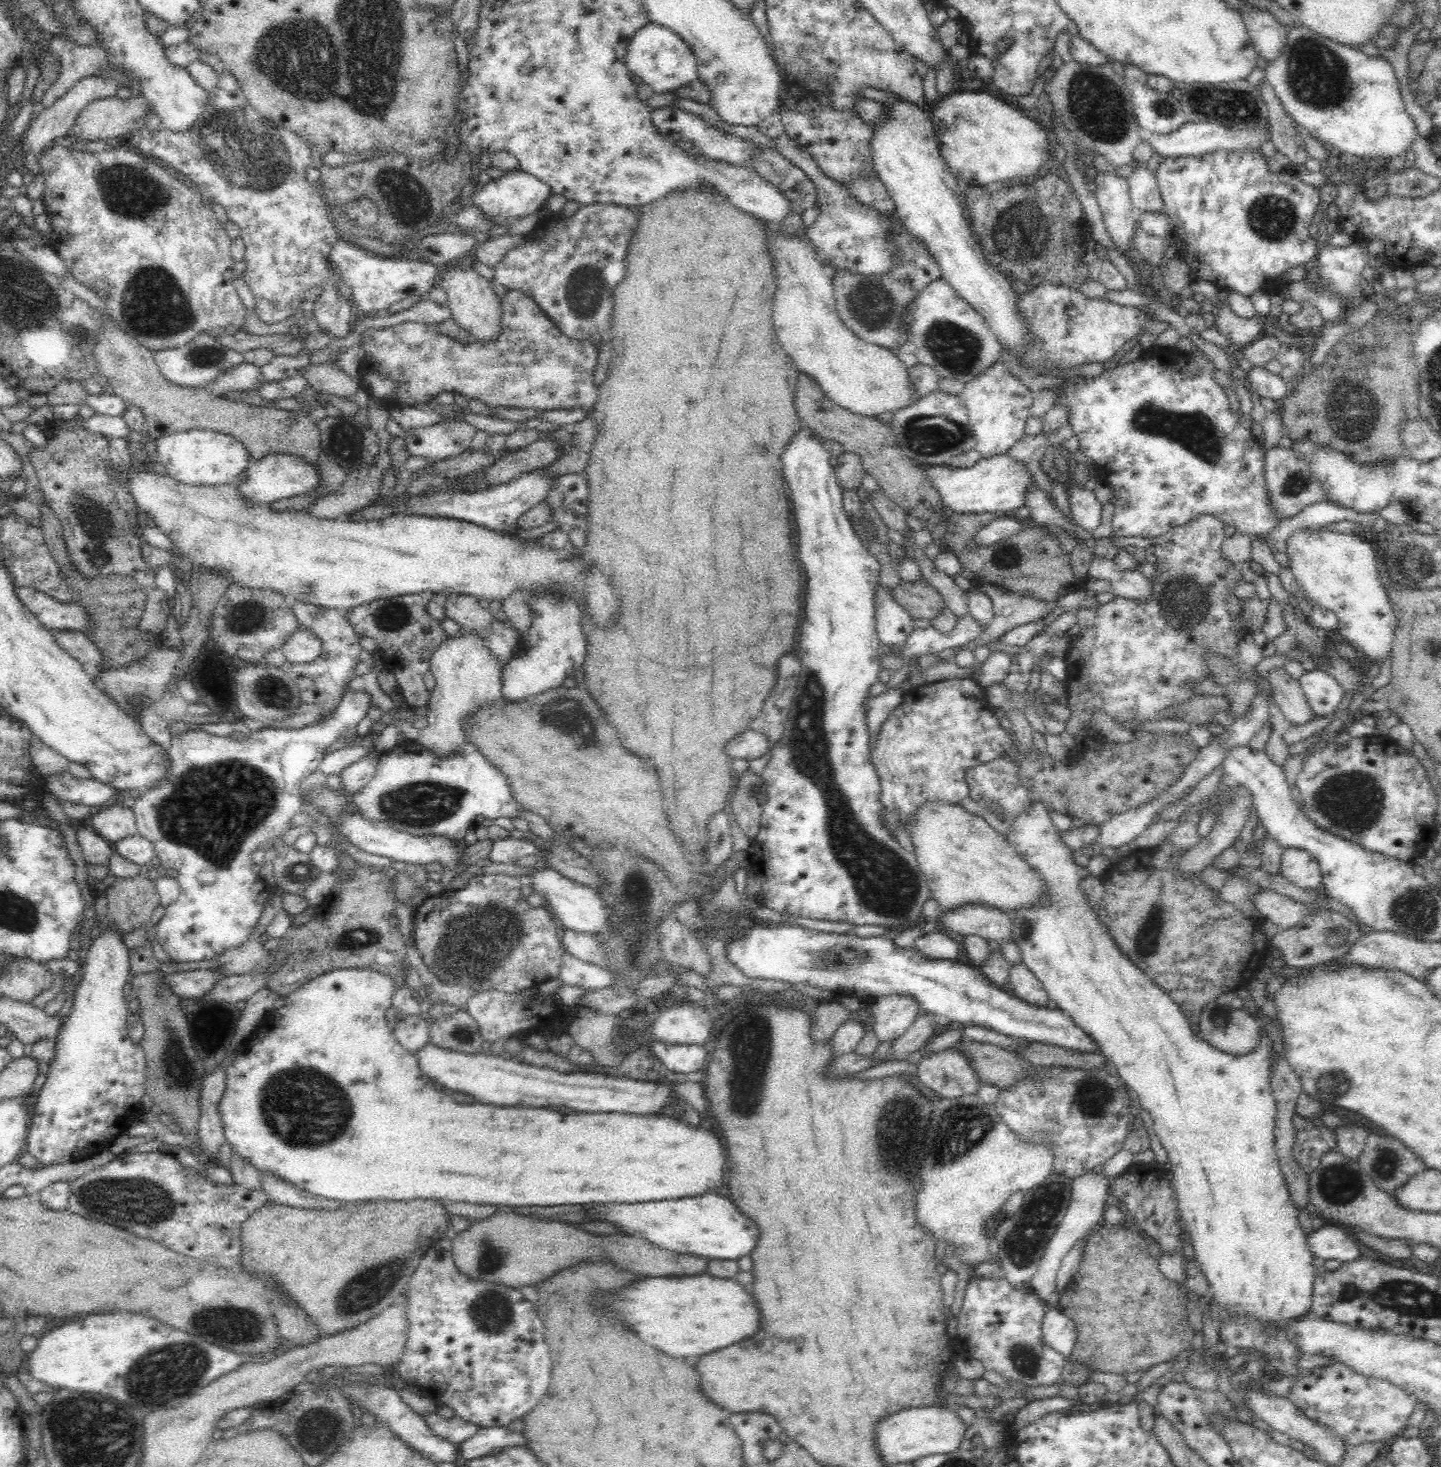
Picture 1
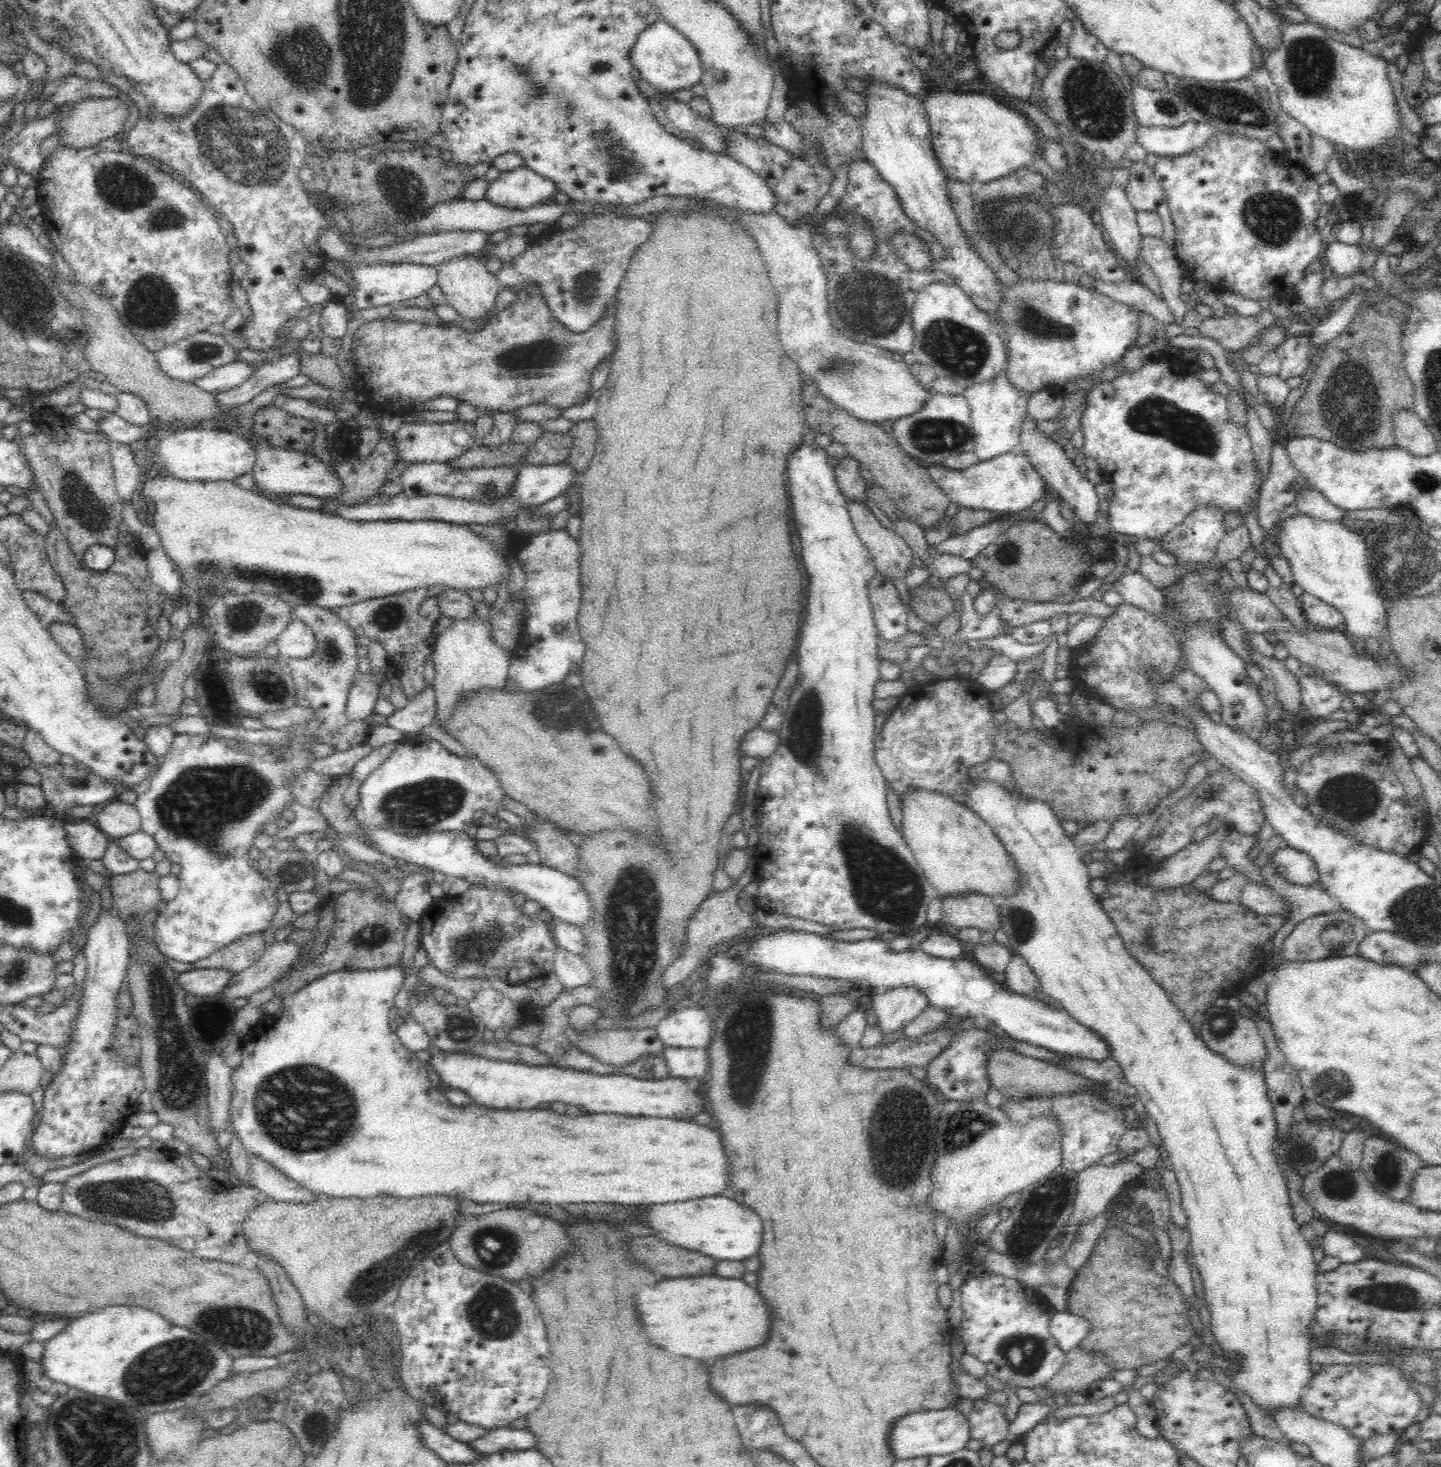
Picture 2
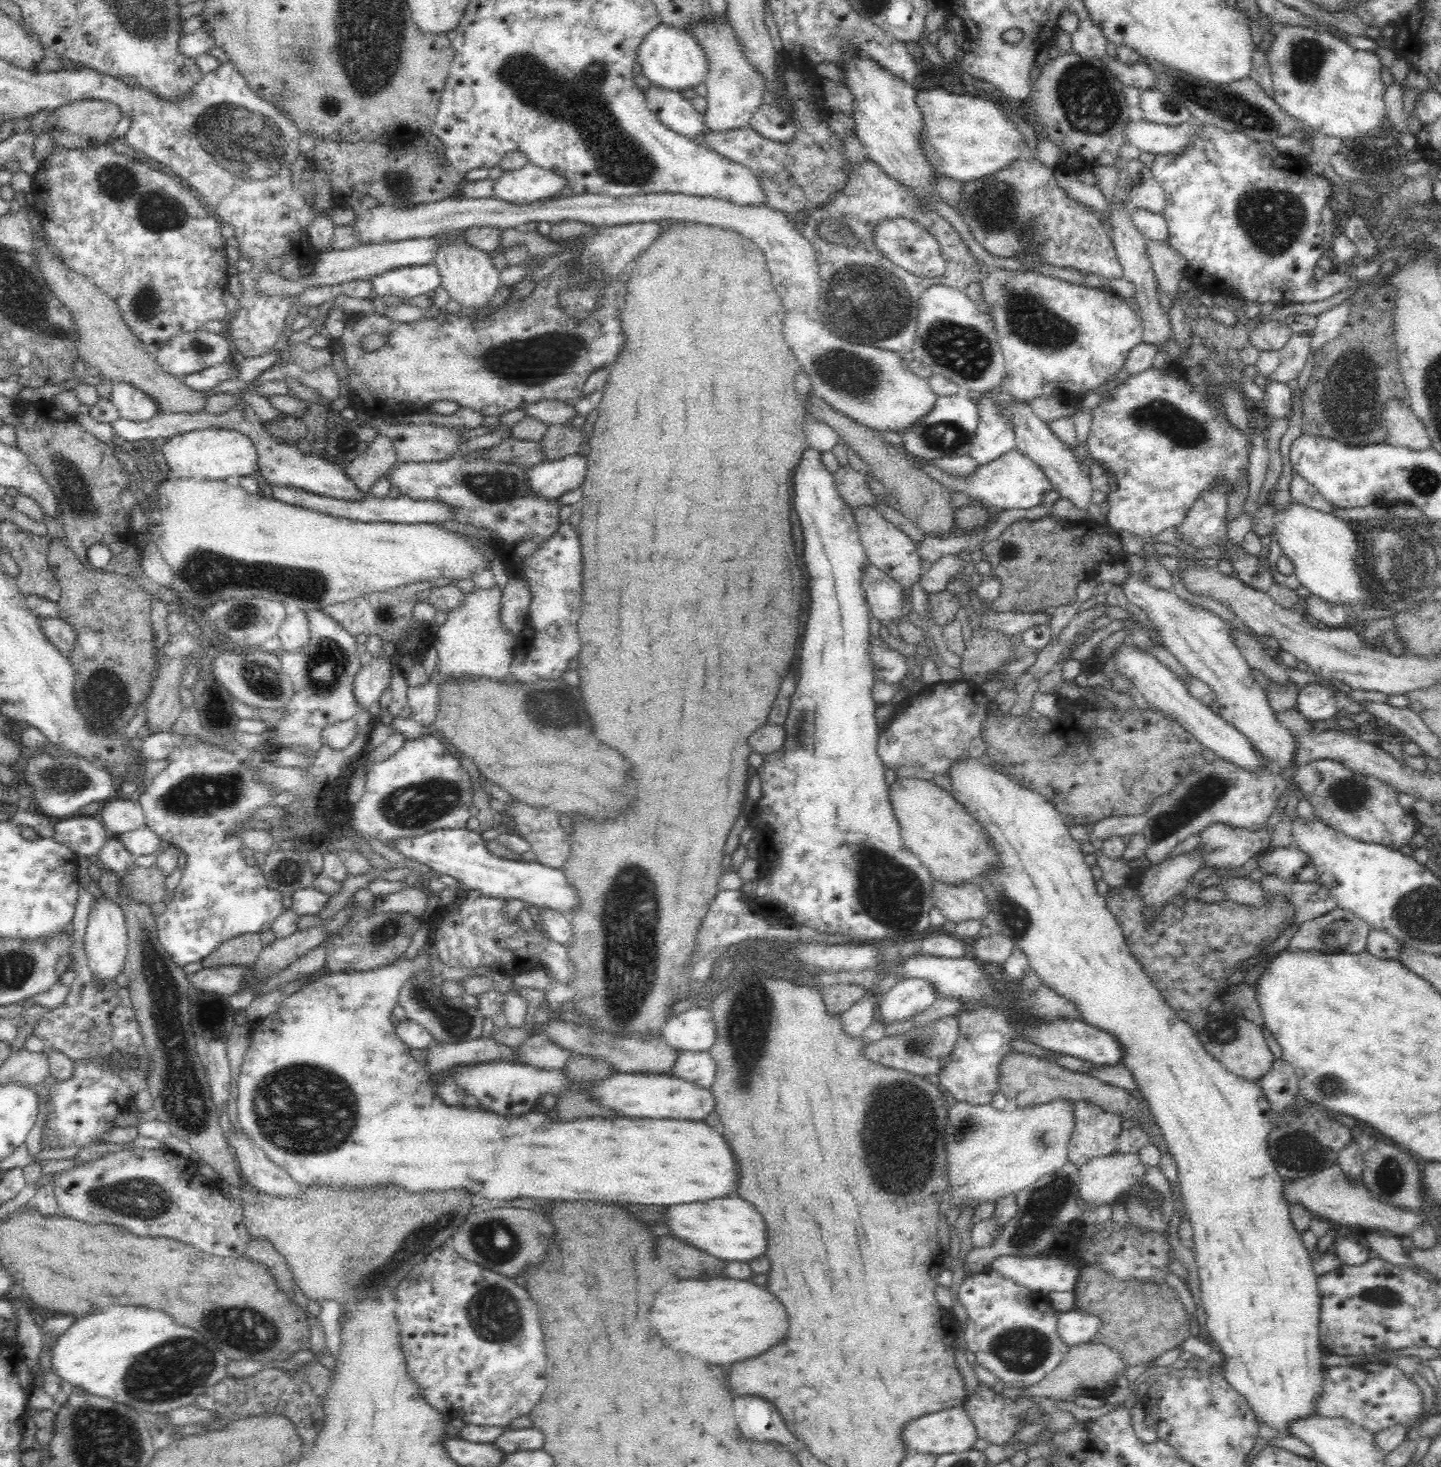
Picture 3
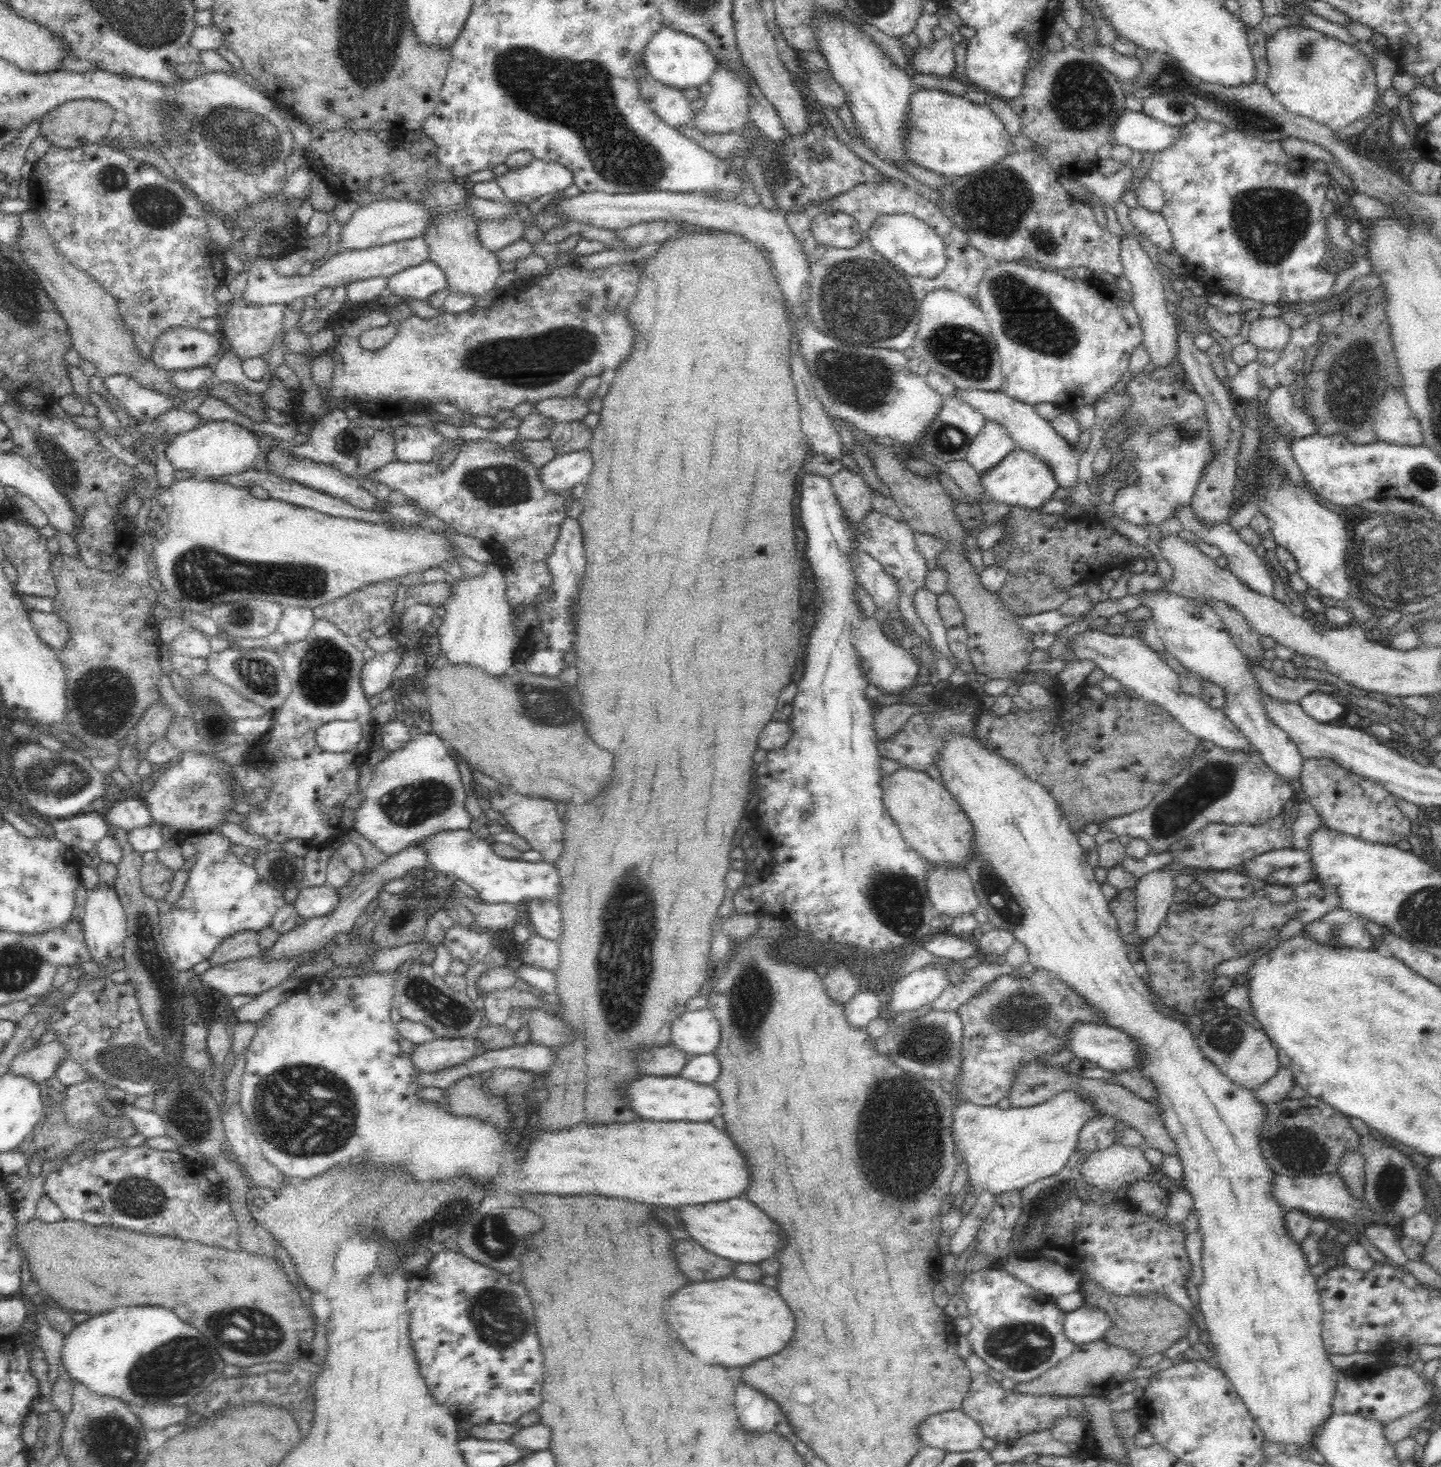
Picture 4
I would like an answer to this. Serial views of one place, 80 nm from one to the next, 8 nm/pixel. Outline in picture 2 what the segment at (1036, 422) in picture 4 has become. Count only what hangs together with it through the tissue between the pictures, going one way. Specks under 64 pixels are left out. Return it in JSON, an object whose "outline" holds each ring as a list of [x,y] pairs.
{"outline":[[[1029,414],[1022,423],[1017,451],[1029,458],[1034,468],[1045,480],[1045,484],[1053,491],[1055,496],[1062,497],[1068,503],[1080,522],[1084,522],[1087,526],[1096,522],[1100,510],[1098,507],[1099,498],[1094,490],[1094,484],[1090,483],[1085,476],[1080,475],[1072,457],[1063,450],[1060,442],[1053,442],[1046,433],[1036,429],[1036,423]]]}

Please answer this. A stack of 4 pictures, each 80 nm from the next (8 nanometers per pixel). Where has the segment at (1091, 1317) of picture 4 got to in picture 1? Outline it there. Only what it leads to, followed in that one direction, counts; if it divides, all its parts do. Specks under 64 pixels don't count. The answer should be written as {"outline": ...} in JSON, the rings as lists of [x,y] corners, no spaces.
{"outline":[[[1052,1306],[1042,1320],[1042,1341],[1063,1357],[1070,1354],[1076,1342],[1076,1326],[1057,1307]]]}

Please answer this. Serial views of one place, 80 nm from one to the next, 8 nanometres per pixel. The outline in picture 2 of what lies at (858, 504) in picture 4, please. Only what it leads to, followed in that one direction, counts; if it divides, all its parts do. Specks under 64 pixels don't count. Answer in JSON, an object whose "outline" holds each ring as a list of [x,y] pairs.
{"outline":[[[847,455],[836,462],[833,471],[842,495],[847,500],[867,502],[867,486],[863,479],[865,471],[858,460]]]}

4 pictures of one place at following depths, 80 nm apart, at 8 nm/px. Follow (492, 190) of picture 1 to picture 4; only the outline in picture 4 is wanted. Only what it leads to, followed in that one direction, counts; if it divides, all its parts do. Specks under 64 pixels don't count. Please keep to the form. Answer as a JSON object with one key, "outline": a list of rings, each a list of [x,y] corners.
{"outline":[[[532,159],[526,166],[508,169],[496,177],[506,200],[527,206],[540,196],[560,193],[573,182],[572,173],[560,163]]]}

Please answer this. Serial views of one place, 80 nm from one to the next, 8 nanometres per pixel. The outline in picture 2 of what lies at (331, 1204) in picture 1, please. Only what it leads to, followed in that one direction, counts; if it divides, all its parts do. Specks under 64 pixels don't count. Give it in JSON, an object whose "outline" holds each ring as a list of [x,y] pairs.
{"outline":[[[258,1155],[248,1157],[252,1185],[264,1192],[268,1199],[288,1204],[310,1204],[318,1200],[318,1195],[306,1190]]]}

